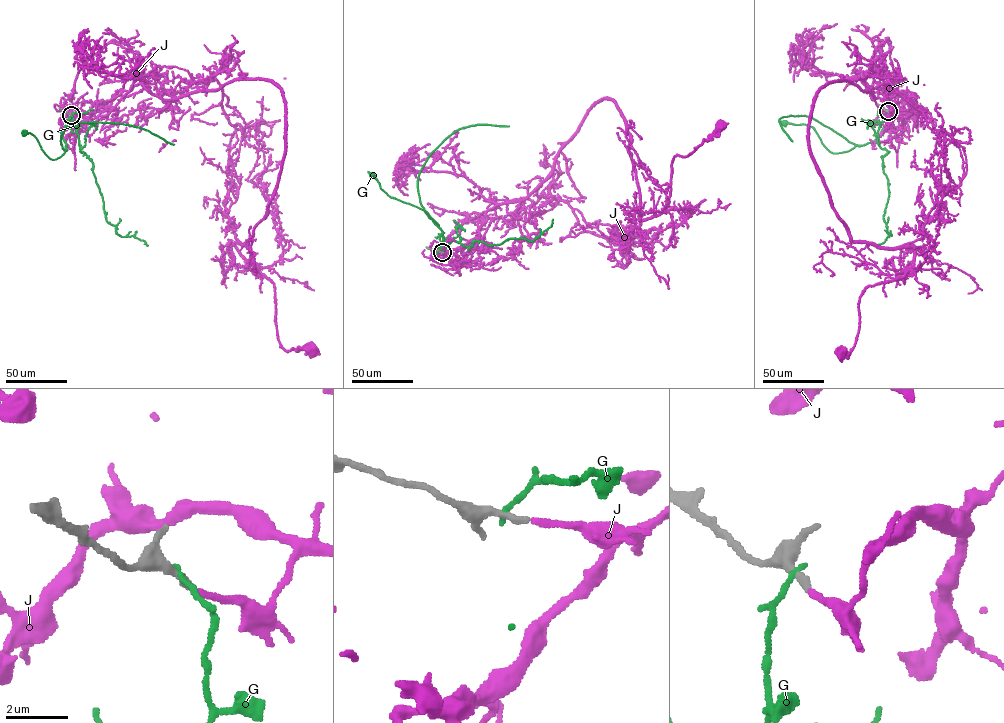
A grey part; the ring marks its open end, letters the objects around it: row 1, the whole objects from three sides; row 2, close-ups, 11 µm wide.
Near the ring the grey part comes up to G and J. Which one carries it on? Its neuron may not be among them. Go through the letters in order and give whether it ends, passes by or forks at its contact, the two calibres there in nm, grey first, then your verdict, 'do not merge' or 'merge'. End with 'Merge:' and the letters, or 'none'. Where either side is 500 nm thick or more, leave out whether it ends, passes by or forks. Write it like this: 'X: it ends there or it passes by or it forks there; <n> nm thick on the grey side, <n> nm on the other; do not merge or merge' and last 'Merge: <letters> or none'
G: it ends there; 360 nm thick on the grey side, 180 nm on the other; do not merge
J: it ends there; 220 nm thick on the grey side, 200 nm on the other; merge
Merge: J

